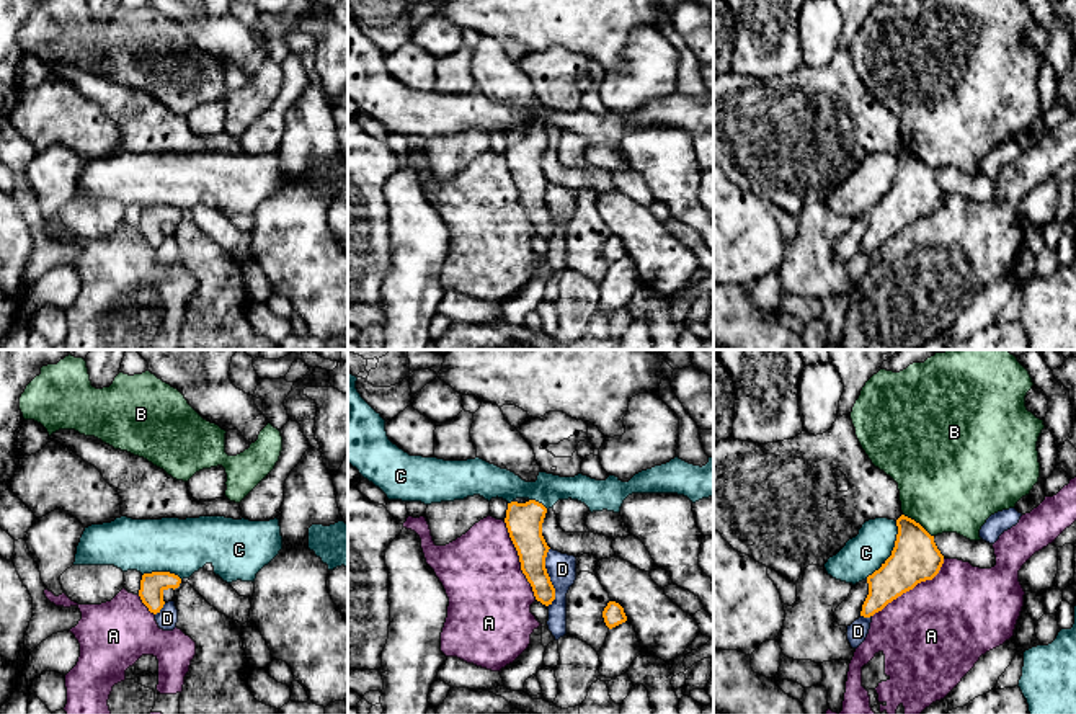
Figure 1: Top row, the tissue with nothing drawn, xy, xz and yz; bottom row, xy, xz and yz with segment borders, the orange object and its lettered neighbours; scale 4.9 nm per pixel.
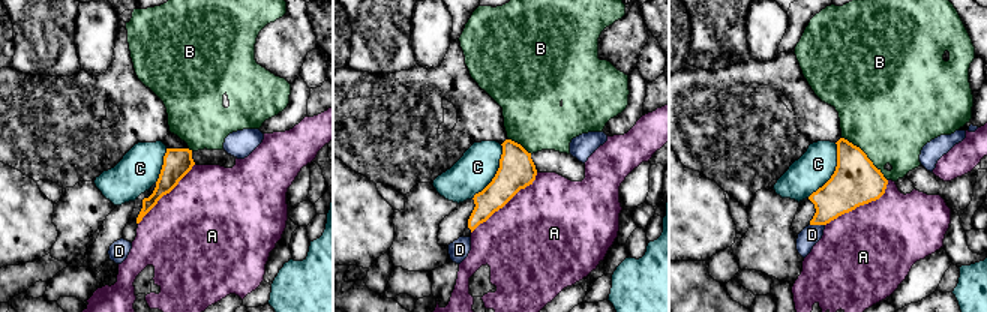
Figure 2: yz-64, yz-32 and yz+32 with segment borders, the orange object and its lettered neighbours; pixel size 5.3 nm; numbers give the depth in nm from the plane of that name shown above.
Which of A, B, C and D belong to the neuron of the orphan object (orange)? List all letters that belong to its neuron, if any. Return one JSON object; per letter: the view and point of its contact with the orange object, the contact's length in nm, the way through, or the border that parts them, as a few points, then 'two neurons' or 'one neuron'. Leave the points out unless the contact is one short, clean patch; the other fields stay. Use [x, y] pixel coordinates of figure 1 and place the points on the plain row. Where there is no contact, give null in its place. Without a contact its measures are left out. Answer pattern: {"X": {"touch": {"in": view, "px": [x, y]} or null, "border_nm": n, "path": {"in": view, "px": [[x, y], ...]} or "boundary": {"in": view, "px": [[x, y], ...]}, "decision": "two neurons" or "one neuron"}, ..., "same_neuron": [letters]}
{"A": {"touch": {"in": "yz", "px": [911, 223]}, "border_nm": 460, "decision": "two neurons"}, "B": {"touch": {"in": "yz", "px": [918, 157]}, "border_nm": 190, "decision": "two neurons"}, "C": {"touch": {"in": "yz", "px": [892, 185]}, "border_nm": 320, "decision": "one neuron"}, "D": {"touch": {"in": "xz", "px": [549, 211]}, "border_nm": 300, "decision": "two neurons"}, "same_neuron": ["C"]}

